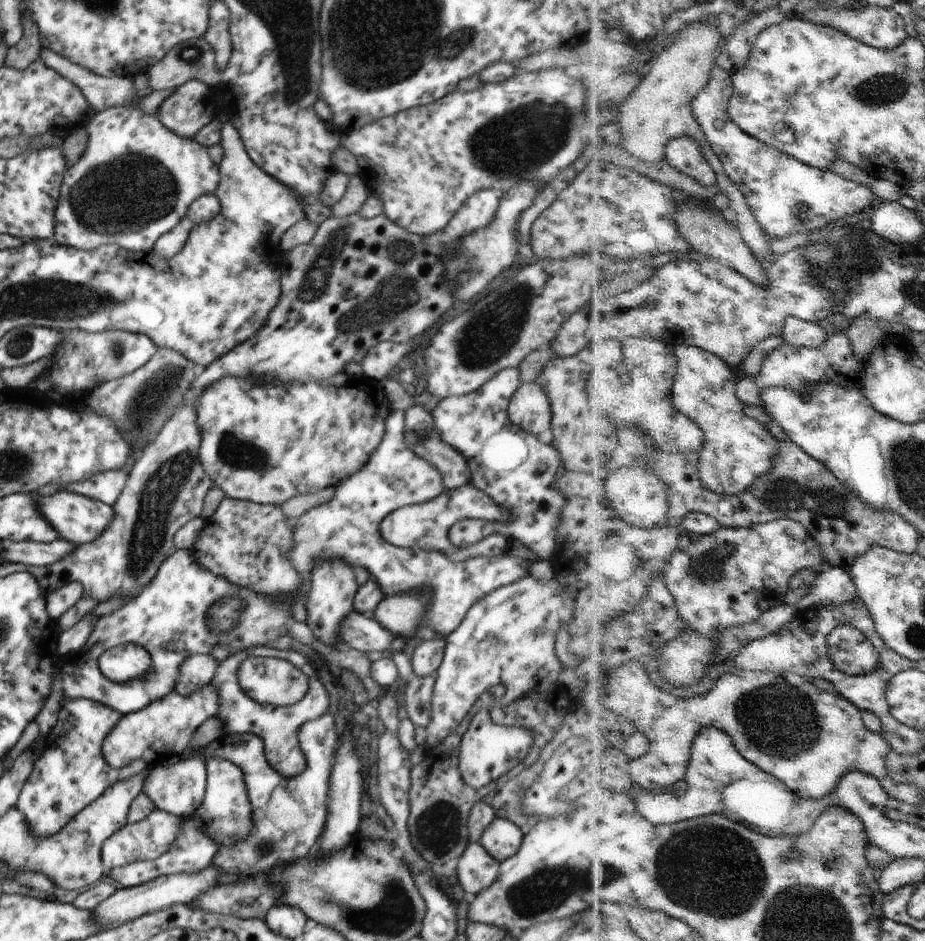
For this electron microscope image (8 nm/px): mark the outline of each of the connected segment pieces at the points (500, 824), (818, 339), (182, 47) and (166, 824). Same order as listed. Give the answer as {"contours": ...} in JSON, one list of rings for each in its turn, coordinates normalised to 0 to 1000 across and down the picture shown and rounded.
{"contours":[[[[534,868],[518,888],[517,896],[541,917],[559,905],[564,888],[559,877]]],[[[857,335],[846,340],[843,356],[851,365],[869,369],[888,368],[895,358],[892,349],[889,349],[885,344]]],[[[219,39],[188,47],[176,60],[175,64],[169,66],[157,77],[158,87],[163,97],[175,97],[190,94],[203,85],[211,84],[222,88],[231,95],[237,89],[237,77],[234,74],[231,55],[229,51],[219,43]]],[[[168,859],[155,871],[136,875],[110,895],[108,913],[112,929],[116,930],[121,922],[130,921],[137,917],[165,914],[174,910],[190,892],[196,875],[198,875],[198,867],[186,866]]]]}

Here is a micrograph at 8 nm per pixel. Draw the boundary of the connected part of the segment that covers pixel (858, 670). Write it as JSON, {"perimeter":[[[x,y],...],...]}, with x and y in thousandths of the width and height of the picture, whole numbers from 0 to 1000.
{"perimeter":[[[921,663],[905,665],[895,676],[896,695],[911,714],[932,717],[951,707],[951,695],[939,677]]]}

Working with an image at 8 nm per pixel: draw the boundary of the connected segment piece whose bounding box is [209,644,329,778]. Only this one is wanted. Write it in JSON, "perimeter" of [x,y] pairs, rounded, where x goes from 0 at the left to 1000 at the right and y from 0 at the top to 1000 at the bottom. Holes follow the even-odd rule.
{"perimeter":[[[280,684],[278,688],[267,689],[245,696],[235,707],[230,721],[226,727],[232,732],[236,740],[236,756],[232,762],[240,764],[241,776],[239,782],[251,781],[258,778],[267,778],[282,785],[285,801],[291,814],[298,818],[304,825],[312,827],[321,825],[331,815],[330,798],[323,793],[320,783],[322,774],[331,767],[350,760],[356,752],[354,735],[345,723],[341,711],[332,700],[320,692],[306,693],[297,689]],[[269,697],[297,698],[314,704],[323,711],[333,723],[332,735],[325,744],[309,751],[294,751],[293,749],[281,749],[278,745],[270,743],[257,729],[256,713],[259,706]]]}

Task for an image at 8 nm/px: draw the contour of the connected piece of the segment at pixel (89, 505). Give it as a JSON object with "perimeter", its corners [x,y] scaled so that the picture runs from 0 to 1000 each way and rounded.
{"perimeter":[[[66,519],[51,527],[43,526],[39,522],[30,524],[30,527],[39,532],[39,541],[62,566],[63,572],[81,580],[104,573],[108,565],[116,561],[117,555],[121,552],[122,543],[118,537]]]}

